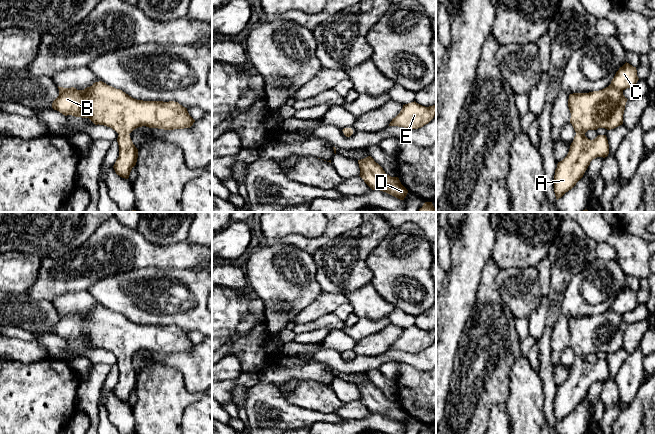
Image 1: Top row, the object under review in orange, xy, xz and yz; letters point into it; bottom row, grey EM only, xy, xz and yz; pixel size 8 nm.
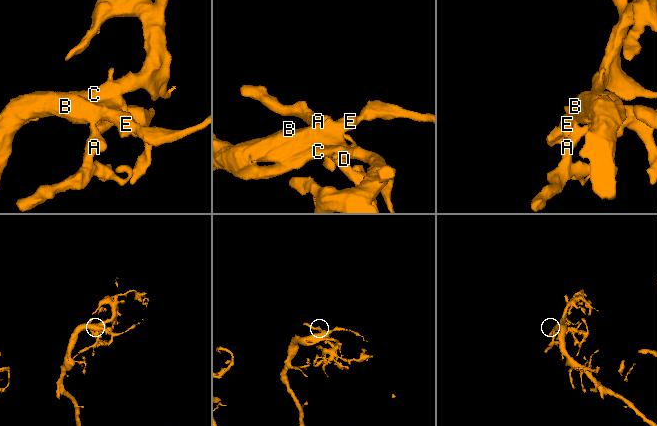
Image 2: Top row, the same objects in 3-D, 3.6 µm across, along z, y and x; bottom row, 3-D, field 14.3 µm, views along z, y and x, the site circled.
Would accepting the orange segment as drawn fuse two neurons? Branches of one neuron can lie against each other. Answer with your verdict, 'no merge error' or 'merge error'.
no merge error

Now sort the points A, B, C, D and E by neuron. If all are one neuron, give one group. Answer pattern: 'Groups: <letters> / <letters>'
Groups: A B C D E

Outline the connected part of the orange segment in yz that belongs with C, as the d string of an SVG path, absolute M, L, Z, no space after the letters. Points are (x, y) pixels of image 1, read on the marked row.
M626 62L616 72L608 87L569 95L570 123L576 135L567 156L558 162L555 170L554 192L557 200L576 185L593 159L608 156L606 135L598 135L590 140L585 133L598 128L611 130L622 125L628 100L623 91L634 86L638 80L636 67Z

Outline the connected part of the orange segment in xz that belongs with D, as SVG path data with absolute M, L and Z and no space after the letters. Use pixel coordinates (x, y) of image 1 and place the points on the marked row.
M371 156L358 160L360 177L372 190L386 192L400 200L404 200L408 190L401 184L398 177L391 177Z

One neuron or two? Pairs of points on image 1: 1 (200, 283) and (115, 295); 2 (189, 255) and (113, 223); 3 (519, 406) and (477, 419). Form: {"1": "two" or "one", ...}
{"1": "one", "2": "one", "3": "two"}

